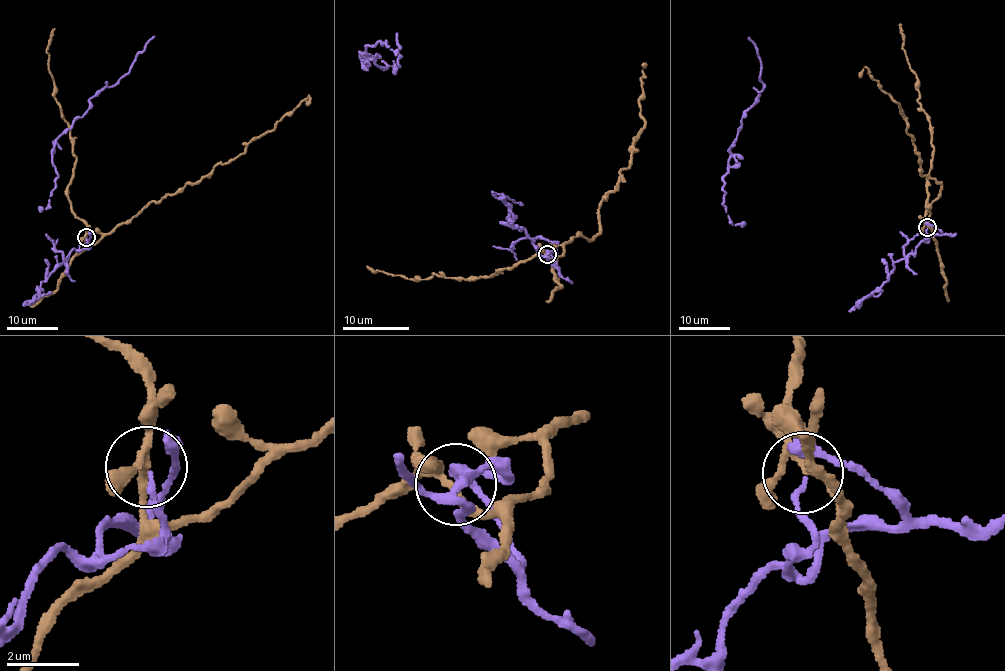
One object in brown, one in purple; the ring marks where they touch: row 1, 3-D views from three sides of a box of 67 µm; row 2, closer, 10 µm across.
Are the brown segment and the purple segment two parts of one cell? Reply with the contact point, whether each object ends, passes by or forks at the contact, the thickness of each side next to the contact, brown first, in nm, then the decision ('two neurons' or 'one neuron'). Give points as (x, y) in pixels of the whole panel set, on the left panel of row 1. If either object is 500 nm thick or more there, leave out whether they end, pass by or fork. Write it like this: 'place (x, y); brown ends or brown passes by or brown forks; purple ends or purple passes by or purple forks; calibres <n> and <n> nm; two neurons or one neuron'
place (86, 237); brown forks; purple ends; calibres 170 and 130 nm; two neurons

